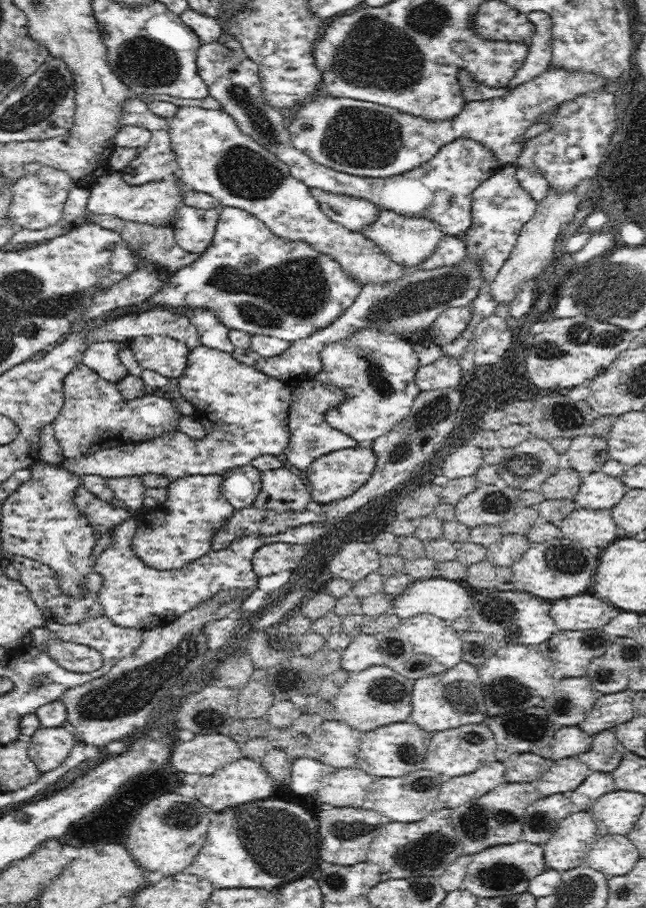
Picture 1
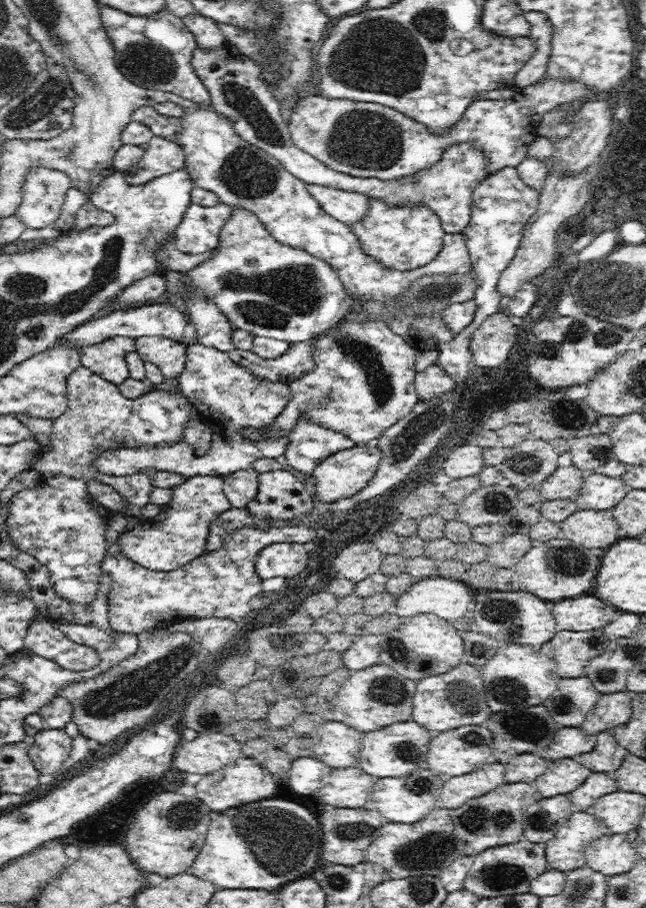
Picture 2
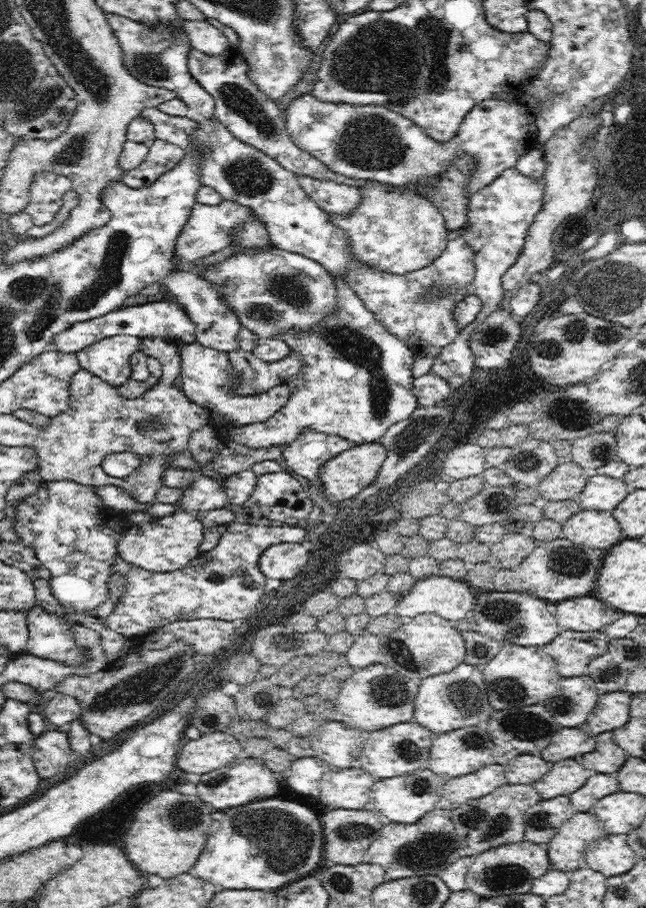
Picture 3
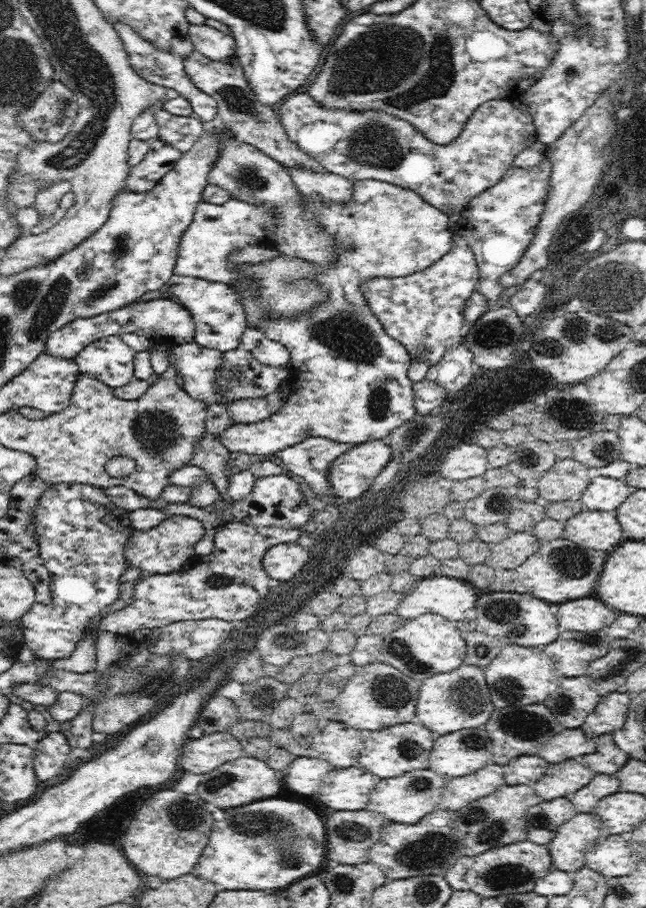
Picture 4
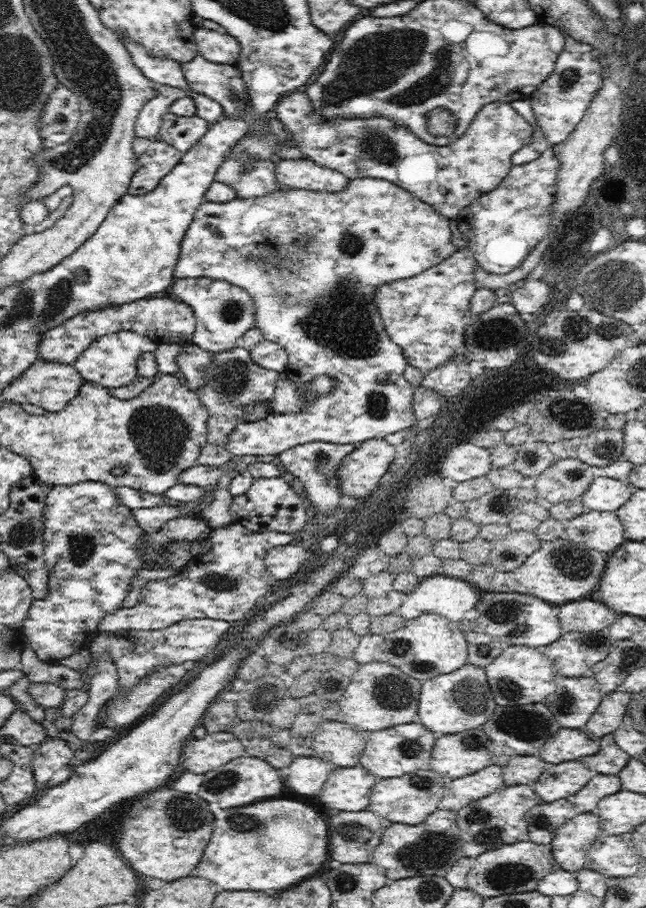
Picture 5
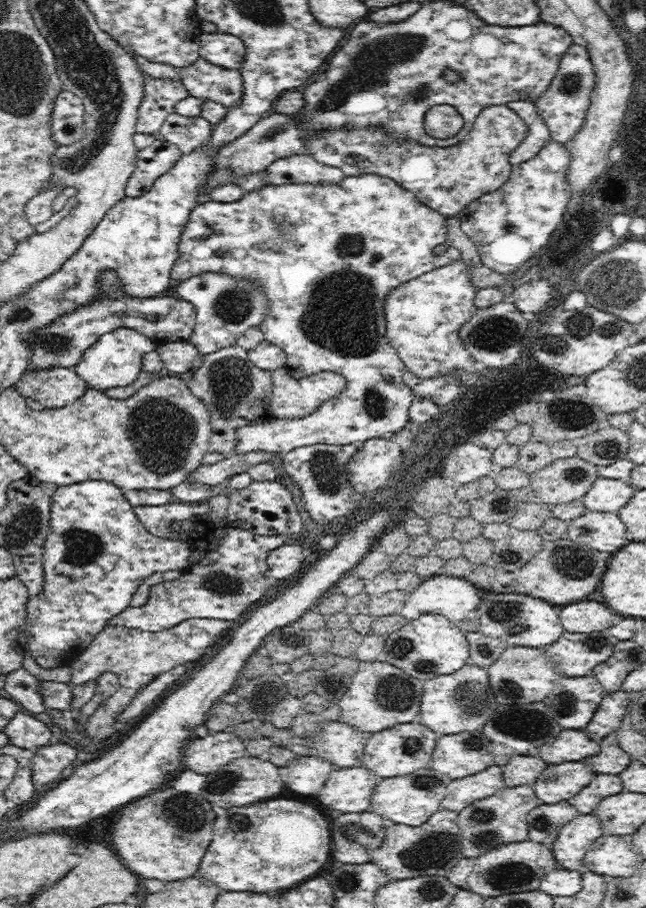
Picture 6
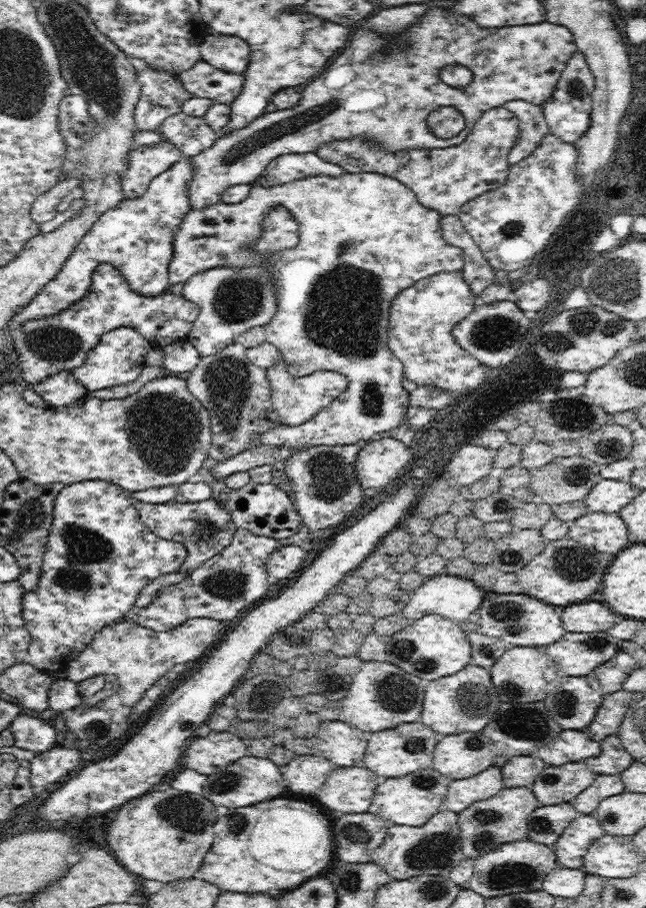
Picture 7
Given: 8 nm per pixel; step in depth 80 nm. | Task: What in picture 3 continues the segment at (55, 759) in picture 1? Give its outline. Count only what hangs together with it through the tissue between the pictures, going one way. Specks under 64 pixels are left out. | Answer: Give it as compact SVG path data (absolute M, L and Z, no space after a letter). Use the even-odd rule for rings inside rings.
M59 730L42 732L32 746L33 763L42 781L60 774L60 770L66 767L73 756L69 733Z

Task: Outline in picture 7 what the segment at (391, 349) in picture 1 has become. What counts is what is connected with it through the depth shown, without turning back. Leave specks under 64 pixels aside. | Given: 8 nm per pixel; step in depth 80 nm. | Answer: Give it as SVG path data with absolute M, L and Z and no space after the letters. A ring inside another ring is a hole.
M344 172L342 176L308 176L308 178L293 180L286 184L278 186L266 187L260 184L254 184L250 190L250 195L246 200L237 204L225 204L218 202L214 207L209 207L203 210L190 210L183 216L182 222L178 225L177 231L174 233L173 244L174 256L170 261L168 268L170 285L178 283L186 283L194 274L200 272L220 268L252 268L252 265L262 265L263 268L269 268L275 279L274 291L276 291L276 314L268 324L264 325L266 333L266 341L278 347L278 350L283 354L283 360L287 364L288 372L295 377L305 377L316 372L334 371L343 374L347 378L348 386L345 391L335 398L326 408L323 408L312 416L305 424L297 426L288 426L280 424L268 432L258 434L258 440L254 444L262 444L276 447L286 447L292 450L300 450L309 446L332 446L343 444L356 444L358 440L369 440L376 432L386 432L400 426L406 421L406 412L409 407L409 391L403 386L405 372L403 364L397 356L390 350L387 343L390 316L390 306L394 302L394 298L408 286L414 285L420 280L426 279L428 276L439 274L442 272L463 271L464 266L464 251L454 245L449 245L448 241L443 237L443 230L440 226L440 219L443 216L434 209L425 208L415 192L411 191L402 181L378 174L376 172L360 172L358 174L350 174ZM276 206L284 206L298 221L298 244L294 248L282 250L282 252L272 252L272 254L259 254L257 250L253 250L251 246L259 239L262 232L262 219L268 212L272 212L272 208Z

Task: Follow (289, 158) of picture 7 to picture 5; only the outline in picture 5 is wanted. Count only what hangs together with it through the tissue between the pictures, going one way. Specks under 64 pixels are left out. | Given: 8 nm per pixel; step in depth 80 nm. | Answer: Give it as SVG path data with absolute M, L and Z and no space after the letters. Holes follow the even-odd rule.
M279 160L276 164L276 182L286 188L338 194L346 188L349 179L342 172L335 172L308 160Z

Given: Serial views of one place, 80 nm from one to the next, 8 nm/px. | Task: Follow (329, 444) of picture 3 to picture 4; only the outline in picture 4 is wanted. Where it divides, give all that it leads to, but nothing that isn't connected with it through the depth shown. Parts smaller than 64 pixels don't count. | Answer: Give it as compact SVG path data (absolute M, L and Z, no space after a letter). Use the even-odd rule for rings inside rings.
M308 436L302 442L284 448L279 457L287 466L286 471L295 478L304 478L316 496L331 496L332 487L326 474L338 456L351 447L351 444L337 440Z

